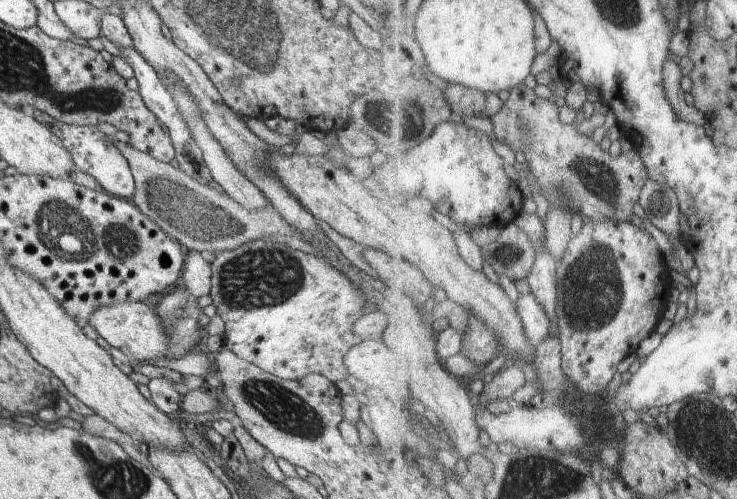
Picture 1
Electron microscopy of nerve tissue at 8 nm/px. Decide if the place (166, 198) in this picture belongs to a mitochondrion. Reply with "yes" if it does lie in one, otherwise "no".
yes

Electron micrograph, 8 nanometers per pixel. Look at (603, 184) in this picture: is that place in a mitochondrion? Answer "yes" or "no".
yes

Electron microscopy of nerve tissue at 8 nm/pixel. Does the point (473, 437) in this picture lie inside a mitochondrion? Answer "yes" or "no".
no

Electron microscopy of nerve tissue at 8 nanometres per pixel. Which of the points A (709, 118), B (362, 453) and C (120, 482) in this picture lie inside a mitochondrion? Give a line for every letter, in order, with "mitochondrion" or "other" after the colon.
A: other
B: other
C: mitochondrion

